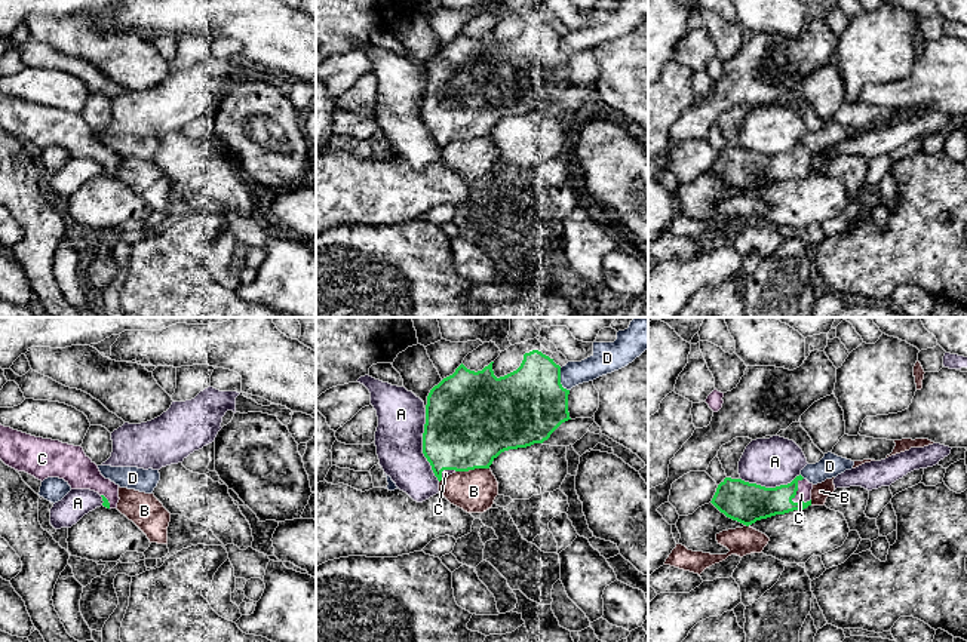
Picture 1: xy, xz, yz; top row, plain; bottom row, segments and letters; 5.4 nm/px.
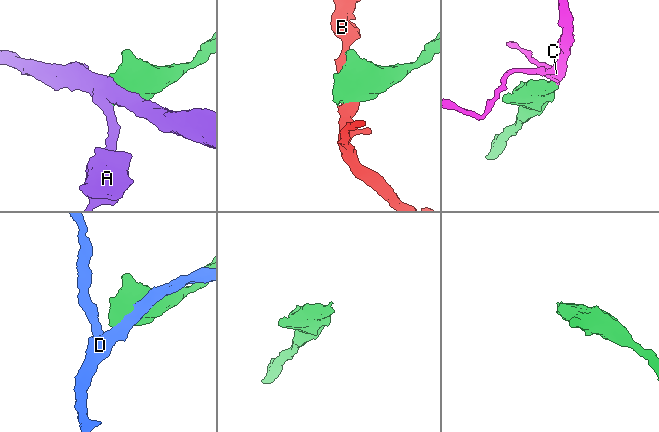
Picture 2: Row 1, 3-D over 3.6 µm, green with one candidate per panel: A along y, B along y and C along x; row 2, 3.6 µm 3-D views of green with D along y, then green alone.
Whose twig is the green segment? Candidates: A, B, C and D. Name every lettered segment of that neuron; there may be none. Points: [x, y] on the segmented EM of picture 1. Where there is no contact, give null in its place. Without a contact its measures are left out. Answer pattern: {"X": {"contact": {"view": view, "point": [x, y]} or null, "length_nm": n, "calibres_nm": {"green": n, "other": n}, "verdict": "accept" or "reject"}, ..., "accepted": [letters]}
{"A": {"contact": {"view": "xz", "point": [423, 445]}, "length_nm": 400, "calibres_nm": {"green": 440, "other": 260}, "verdict": "reject"}, "B": {"contact": {"view": "xz", "point": [472, 469]}, "length_nm": 190, "calibres_nm": {"green": 480, "other": 240}, "verdict": "reject"}, "C": {"contact": {"view": "yz", "point": [797, 490]}, "length_nm": 150, "calibres_nm": {"green": 200, "other": 80}, "verdict": "accept"}, "D": {"contact": {"view": "xz", "point": [559, 380]}, "length_nm": 140, "calibres_nm": {"green": 400, "other": 130}, "verdict": "reject"}, "accepted": ["C"]}

